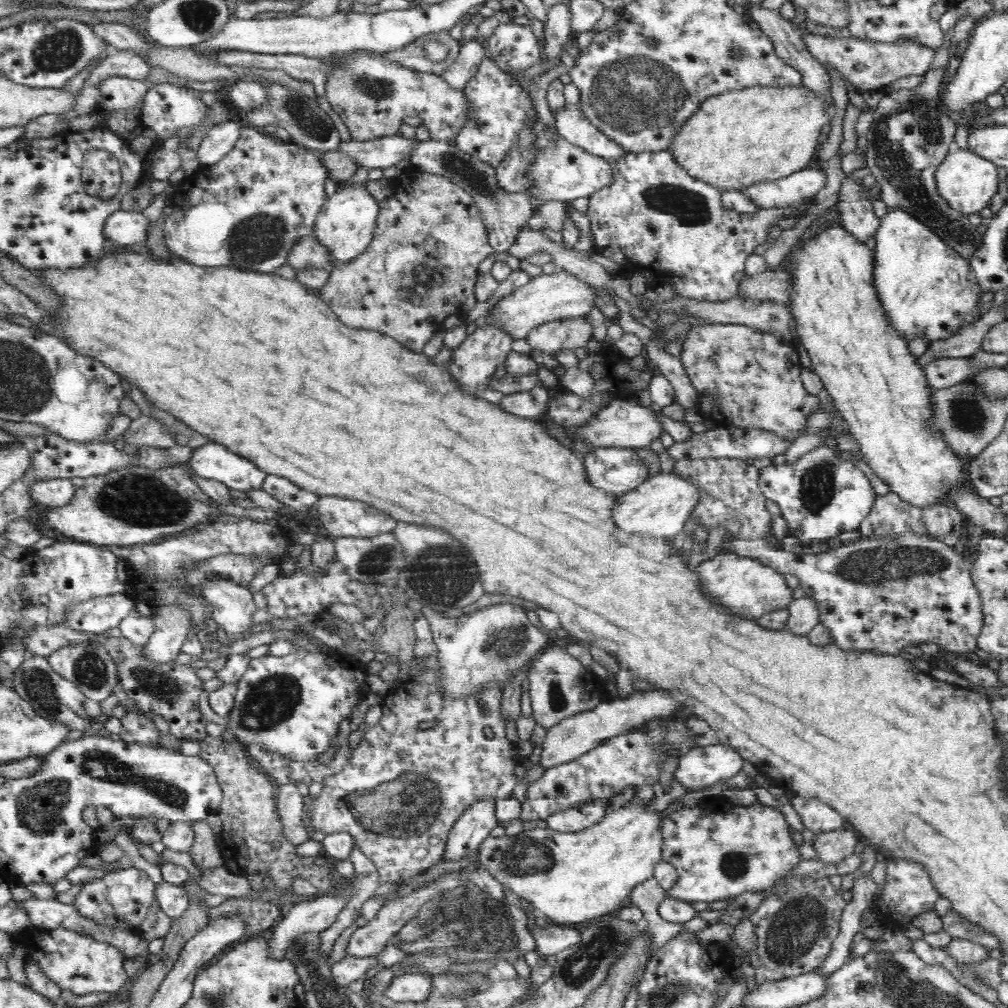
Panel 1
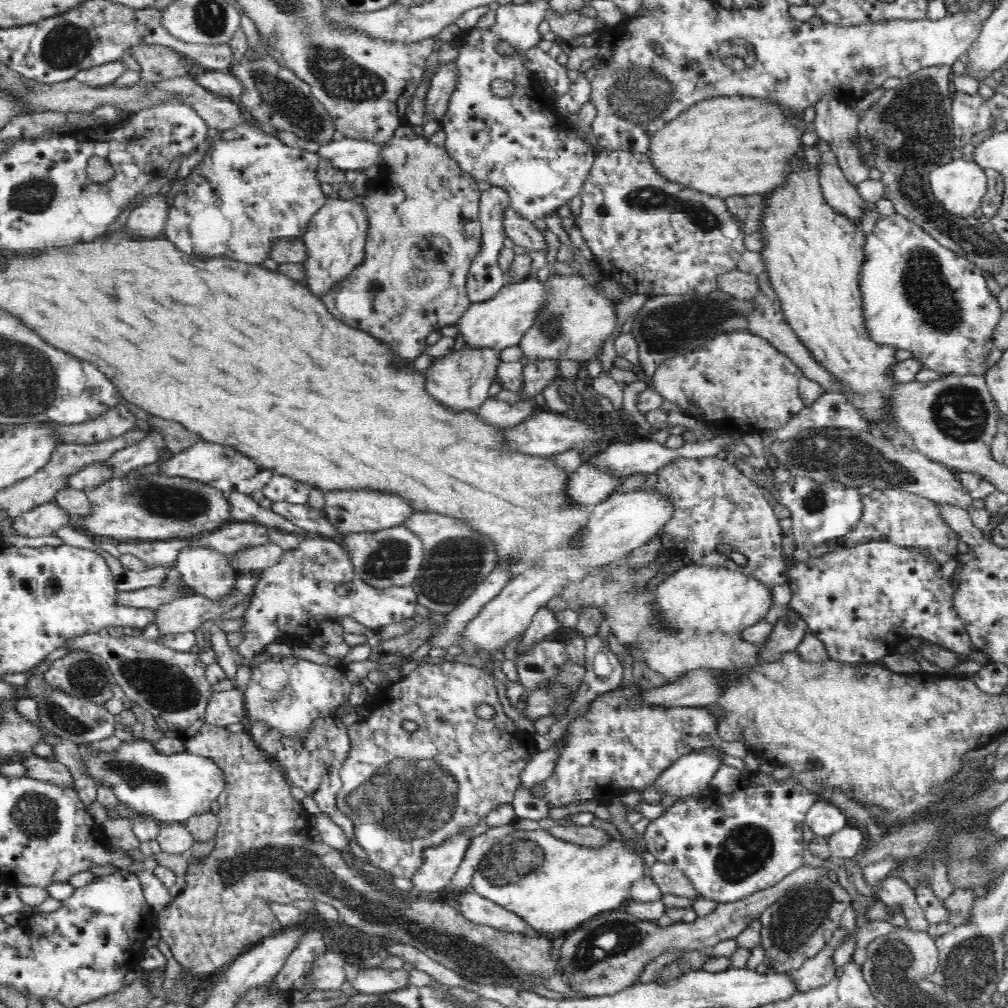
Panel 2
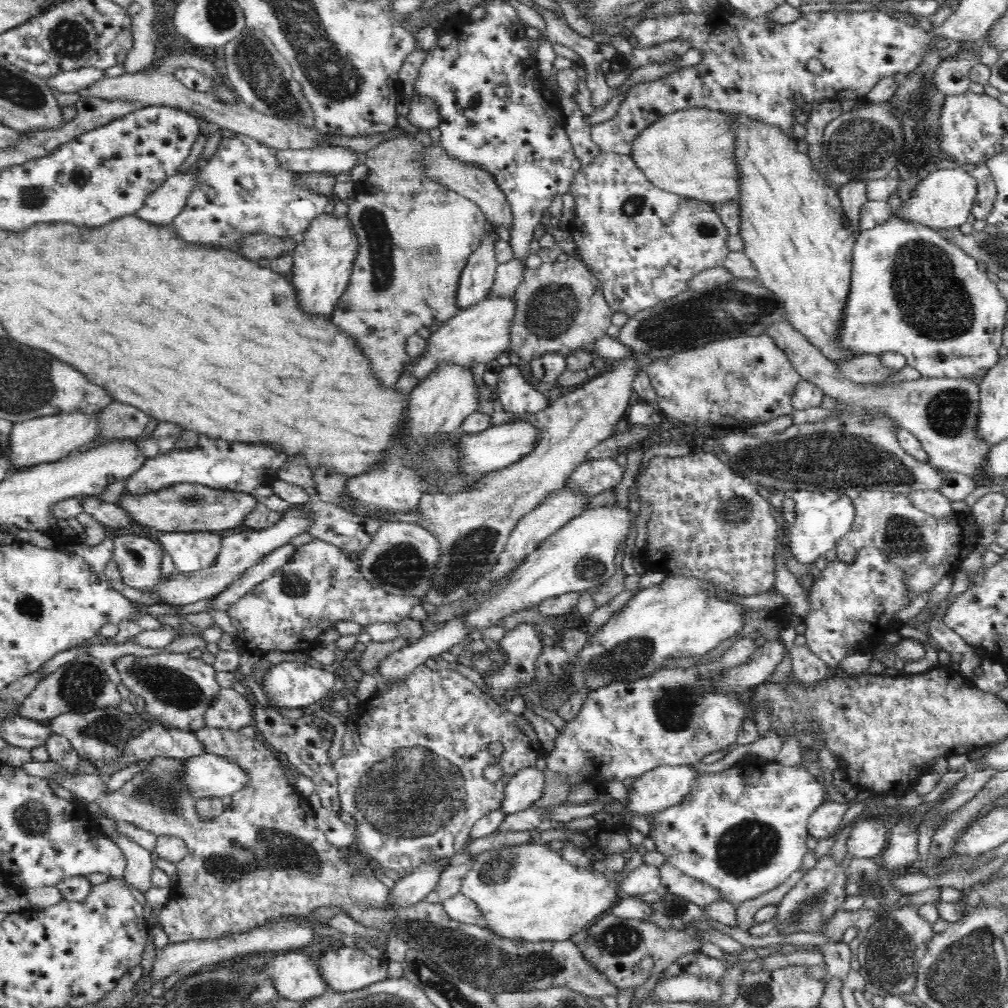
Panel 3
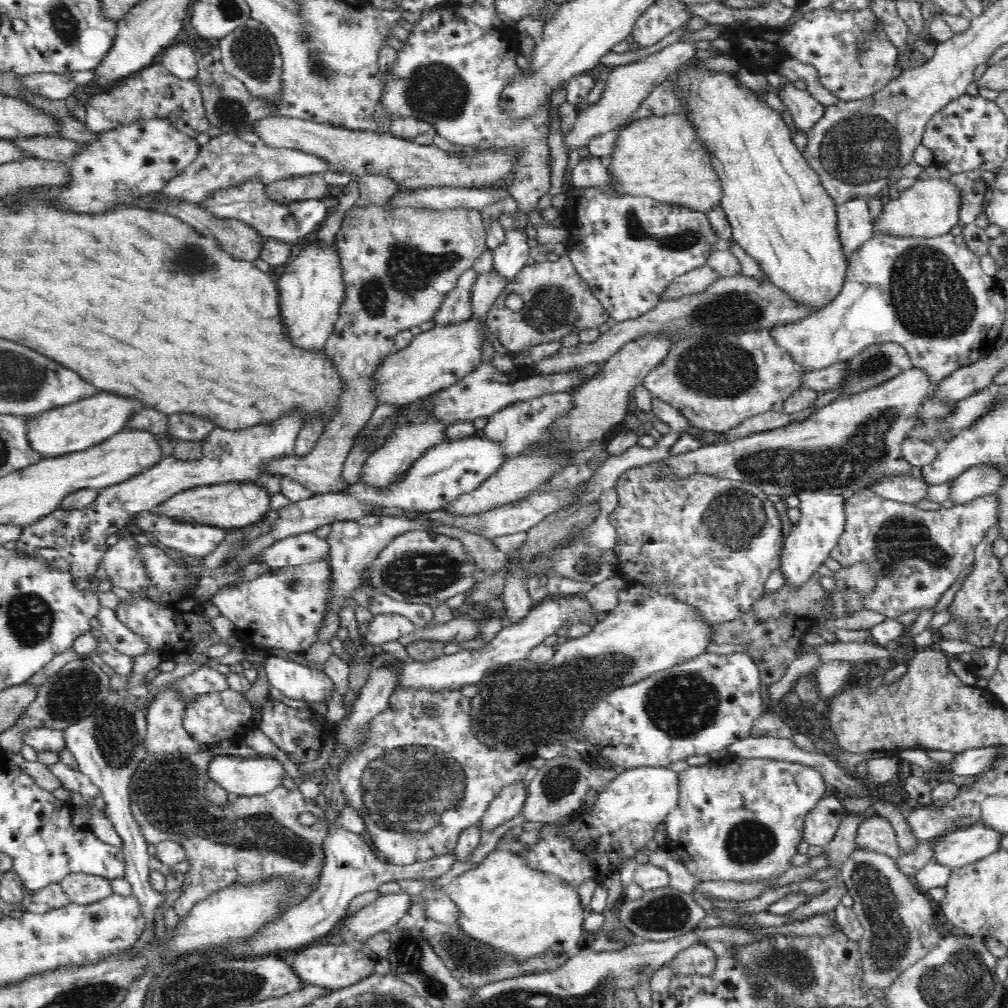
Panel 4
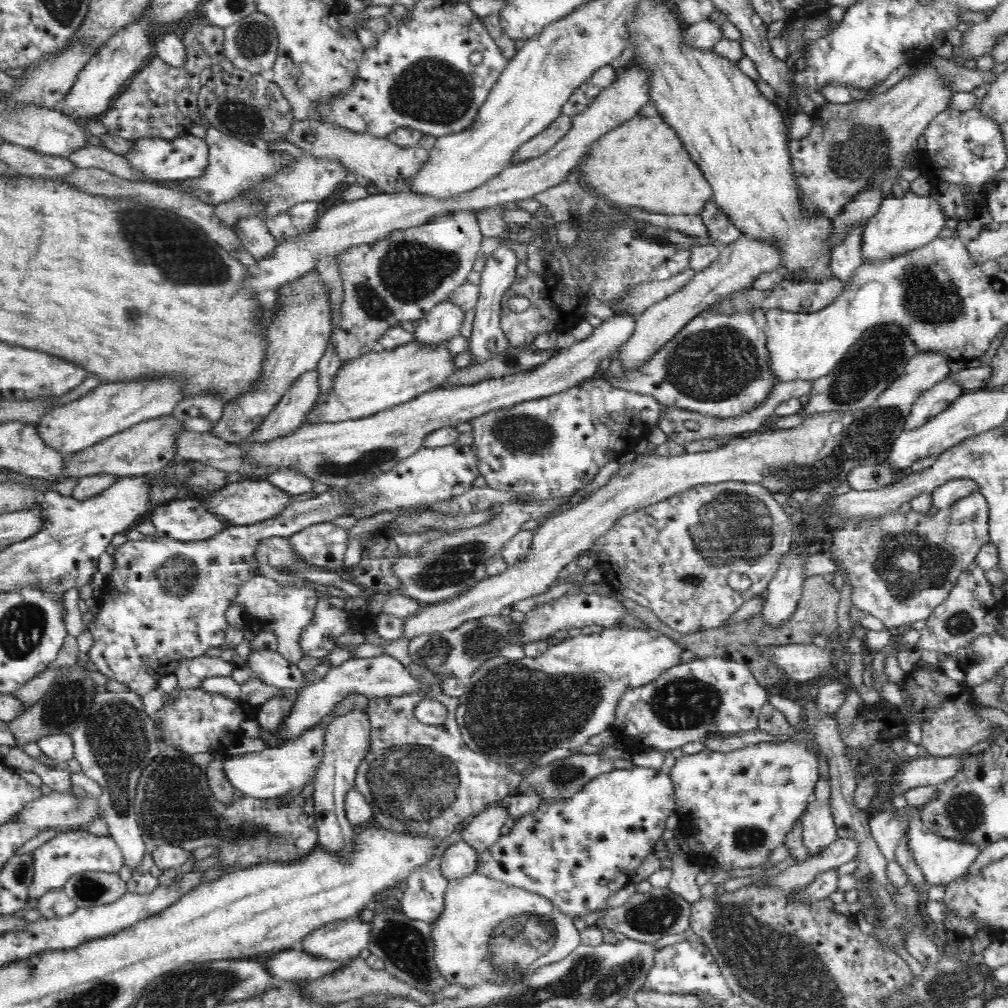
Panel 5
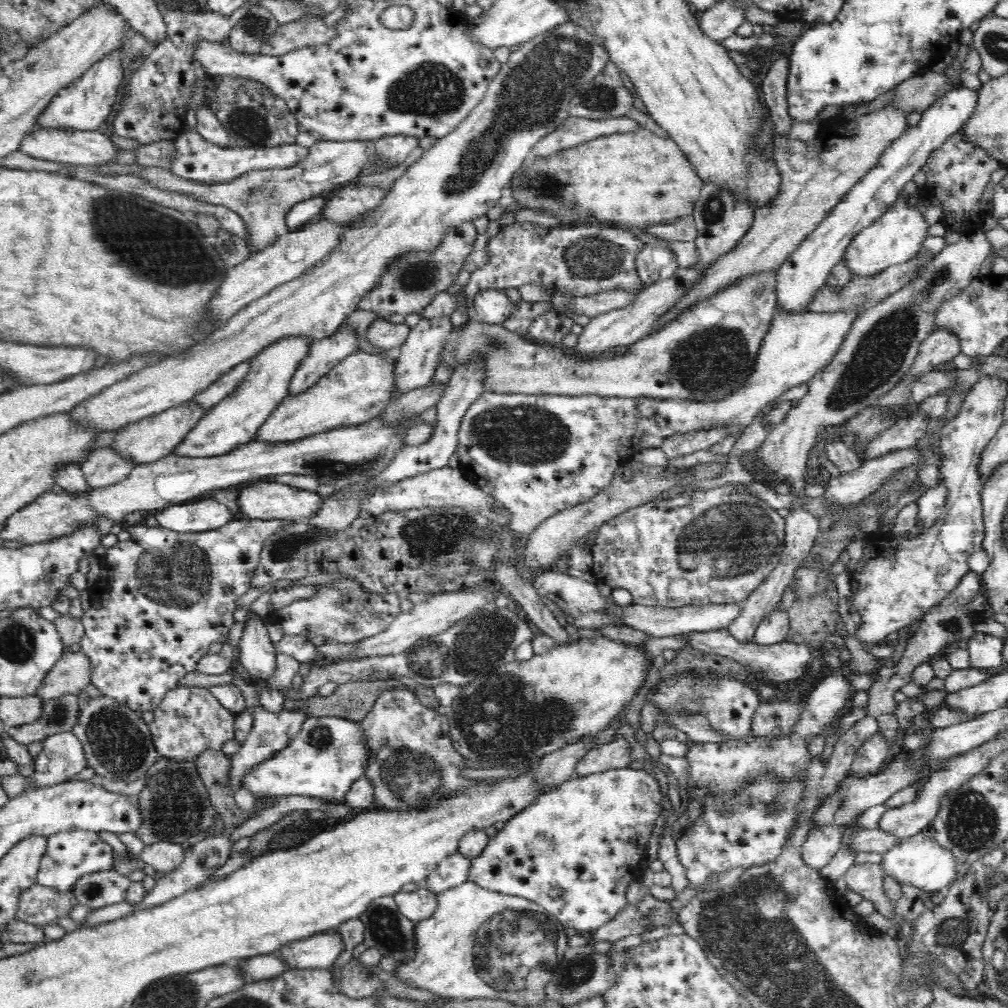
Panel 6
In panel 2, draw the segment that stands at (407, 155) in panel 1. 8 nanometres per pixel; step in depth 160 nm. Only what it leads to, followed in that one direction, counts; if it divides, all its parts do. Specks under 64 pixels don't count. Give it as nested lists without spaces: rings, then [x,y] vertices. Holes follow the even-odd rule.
[[[346,136],[337,137],[330,144],[324,144],[317,149],[320,158],[332,159],[332,163],[342,170],[358,170],[379,165],[383,143],[373,143]]]

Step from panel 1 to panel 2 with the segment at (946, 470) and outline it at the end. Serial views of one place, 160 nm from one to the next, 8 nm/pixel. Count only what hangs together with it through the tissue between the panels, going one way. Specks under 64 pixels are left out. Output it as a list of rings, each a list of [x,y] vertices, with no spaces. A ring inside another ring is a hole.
[[[798,157],[792,160],[792,172],[788,176],[788,182],[772,191],[772,198],[768,196],[768,208],[764,210],[759,232],[765,242],[760,253],[764,257],[766,272],[772,288],[777,292],[791,330],[798,336],[800,343],[810,351],[814,361],[836,381],[843,396],[858,409],[863,420],[871,426],[870,435],[874,439],[902,445],[900,441],[891,438],[891,434],[885,434],[885,430],[880,427],[880,424],[893,428],[899,426],[896,417],[890,413],[890,398],[894,388],[899,384],[899,380],[895,378],[899,360],[896,355],[898,349],[890,344],[875,342],[867,326],[865,298],[860,285],[866,258],[864,250],[867,234],[827,203],[821,191],[818,171]]]

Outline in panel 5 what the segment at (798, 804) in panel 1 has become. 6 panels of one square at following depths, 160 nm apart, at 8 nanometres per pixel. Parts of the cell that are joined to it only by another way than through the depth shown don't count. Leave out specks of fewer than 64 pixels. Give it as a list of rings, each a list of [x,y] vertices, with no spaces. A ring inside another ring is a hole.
[[[821,778],[815,791],[815,800],[802,818],[802,837],[809,855],[822,853],[838,838],[834,817],[831,784]]]

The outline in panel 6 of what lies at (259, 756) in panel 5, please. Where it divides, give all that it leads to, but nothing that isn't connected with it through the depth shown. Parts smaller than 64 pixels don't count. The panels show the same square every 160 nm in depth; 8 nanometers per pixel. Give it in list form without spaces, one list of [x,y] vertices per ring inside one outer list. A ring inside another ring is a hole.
[[[336,716],[308,717],[286,748],[246,771],[242,787],[255,799],[307,796],[343,803],[350,784],[364,776],[366,762],[367,746],[358,722]]]

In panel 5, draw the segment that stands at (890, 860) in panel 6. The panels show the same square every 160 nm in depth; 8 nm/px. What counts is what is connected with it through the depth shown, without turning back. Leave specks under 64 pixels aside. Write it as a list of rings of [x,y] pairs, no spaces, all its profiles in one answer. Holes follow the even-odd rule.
[[[907,805],[903,808],[908,815],[908,835],[910,836],[910,847],[914,852],[916,862],[924,873],[924,878],[928,879],[930,886],[944,885],[959,876],[968,873],[981,856],[983,846],[976,842],[961,842],[961,840],[953,840],[952,838],[944,838],[938,834],[934,834],[925,829],[925,825],[921,820],[921,810],[918,807]]]

